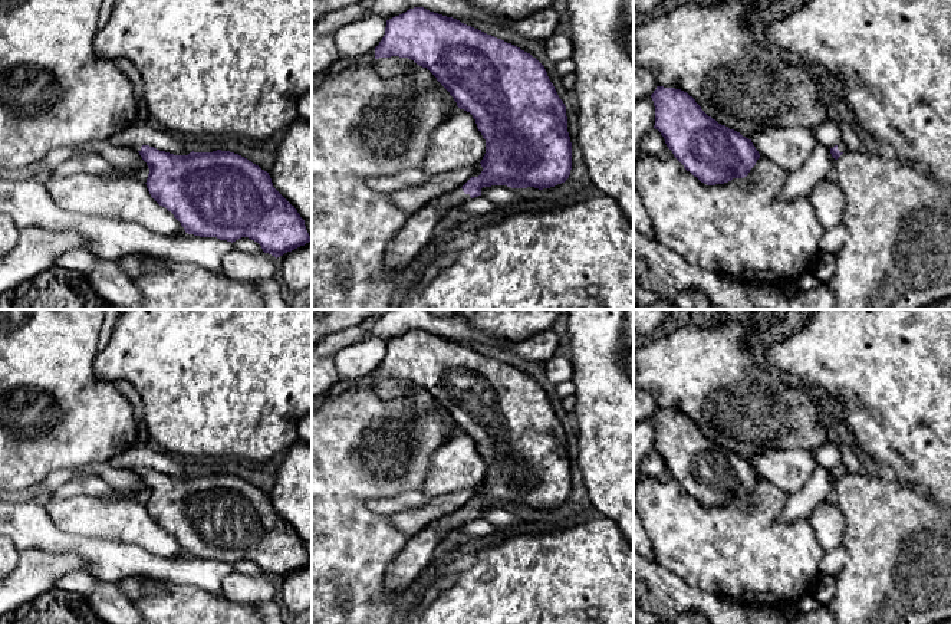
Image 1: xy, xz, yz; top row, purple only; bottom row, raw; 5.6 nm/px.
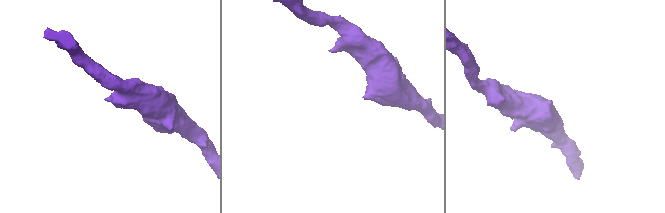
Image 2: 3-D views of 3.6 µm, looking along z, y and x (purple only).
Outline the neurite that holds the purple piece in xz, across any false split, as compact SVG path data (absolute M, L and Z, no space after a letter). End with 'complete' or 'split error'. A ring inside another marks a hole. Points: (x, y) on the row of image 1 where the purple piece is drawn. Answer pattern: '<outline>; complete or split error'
M414 7L386 20L385 35L375 47L375 59L408 58L427 68L450 92L460 109L473 115L486 139L483 171L461 188L428 201L411 214L392 239L385 262L396 273L434 239L440 219L454 206L481 196L483 187L550 188L565 183L572 170L572 142L566 106L544 66L520 47L424 7Z; split error

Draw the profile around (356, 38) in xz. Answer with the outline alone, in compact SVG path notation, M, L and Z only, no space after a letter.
M374 13L361 20L348 22L335 35L335 53L338 58L353 60L374 50L385 35L386 20Z

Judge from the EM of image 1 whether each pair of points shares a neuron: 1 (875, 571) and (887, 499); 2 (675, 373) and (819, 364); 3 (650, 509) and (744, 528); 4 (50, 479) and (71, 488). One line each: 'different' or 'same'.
1: same
2: different
3: same
4: different

